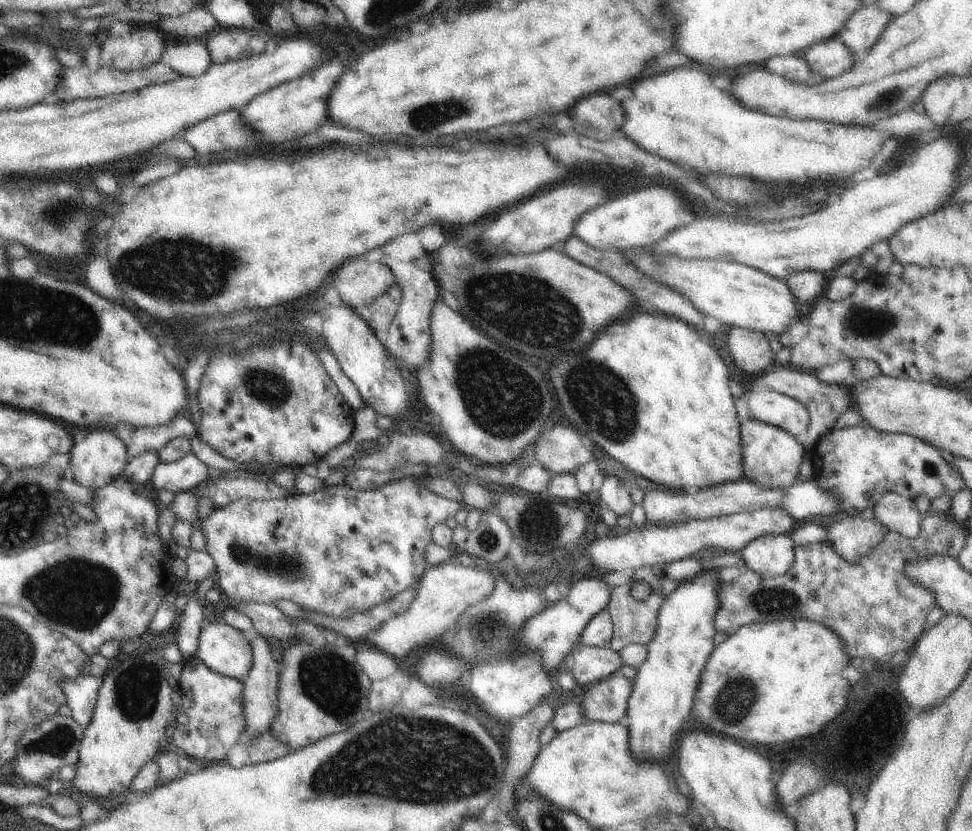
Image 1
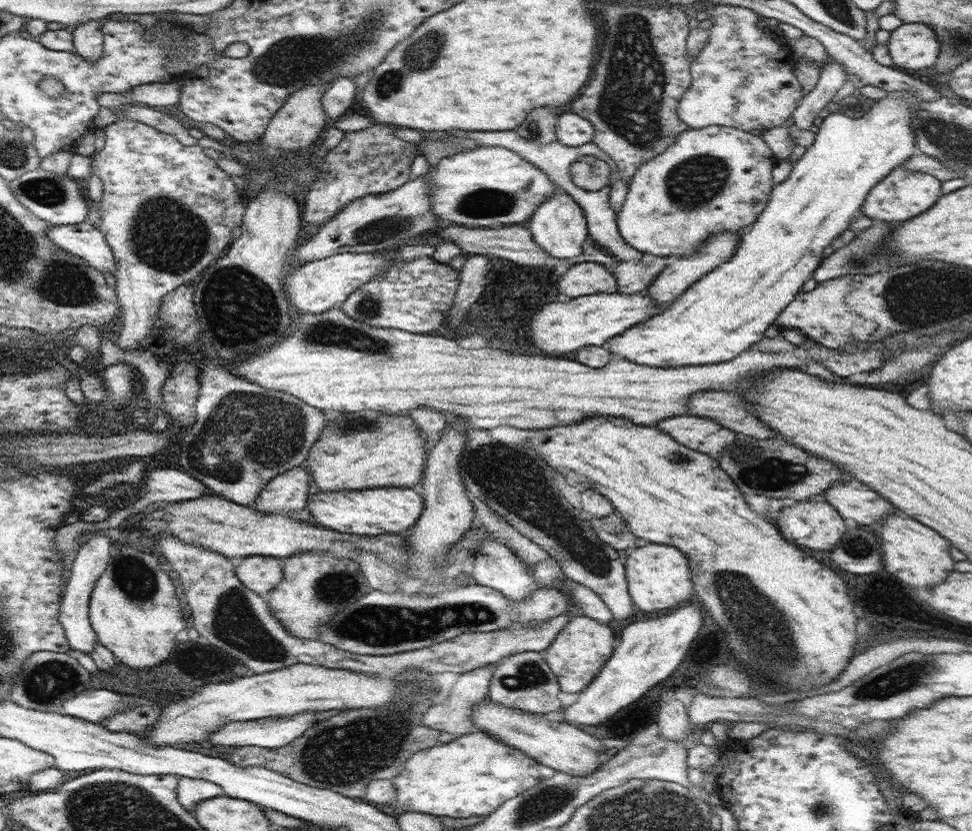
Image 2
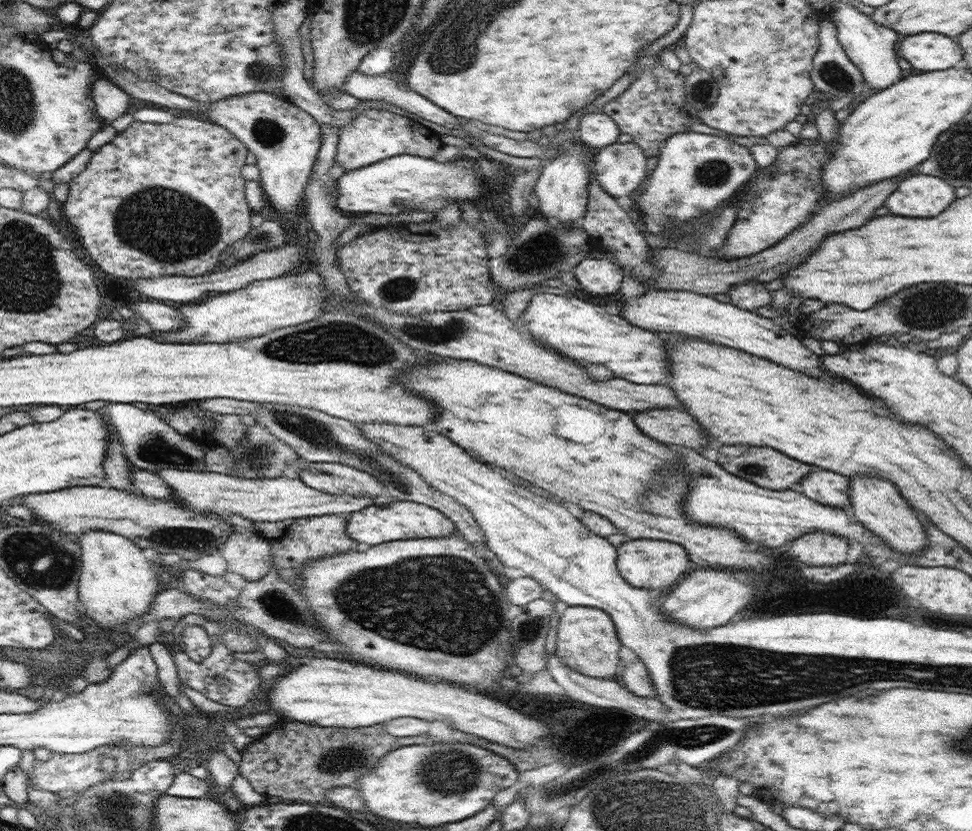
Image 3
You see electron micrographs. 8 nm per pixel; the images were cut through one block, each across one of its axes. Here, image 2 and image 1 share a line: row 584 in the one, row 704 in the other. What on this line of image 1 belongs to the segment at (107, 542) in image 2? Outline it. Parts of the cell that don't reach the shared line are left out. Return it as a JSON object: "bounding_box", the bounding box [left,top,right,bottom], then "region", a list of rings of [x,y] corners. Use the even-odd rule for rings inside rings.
{"bounding_box":[60,676,103,730],"region":[[[78,676],[74,680],[60,680],[60,686],[66,694],[66,704],[70,708],[72,718],[84,730],[92,721],[98,690],[102,688],[103,677]]]}

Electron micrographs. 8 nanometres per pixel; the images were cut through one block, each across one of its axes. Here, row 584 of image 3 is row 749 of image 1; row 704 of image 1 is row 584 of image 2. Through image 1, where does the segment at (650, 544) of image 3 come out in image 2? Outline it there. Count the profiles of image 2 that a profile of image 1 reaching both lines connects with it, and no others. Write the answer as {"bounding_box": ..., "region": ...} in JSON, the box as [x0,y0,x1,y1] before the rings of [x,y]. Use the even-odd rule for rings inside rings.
{"bounding_box":[624,544,694,612],"region":[[[662,544],[641,545],[636,550],[631,550],[624,560],[627,588],[634,606],[644,612],[654,610],[677,609],[694,599],[692,594],[692,580],[690,580],[690,568],[686,556],[672,546]]]}

